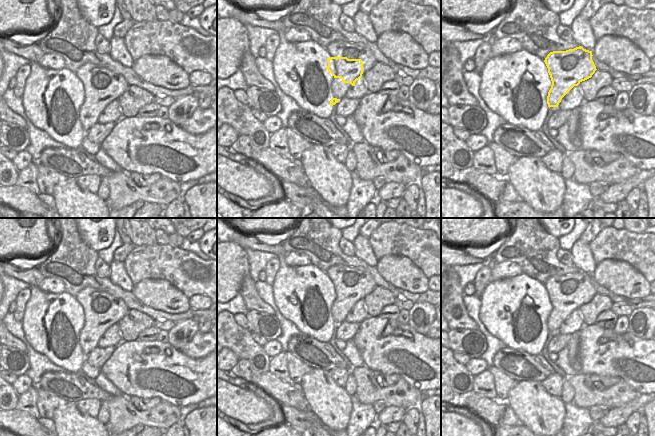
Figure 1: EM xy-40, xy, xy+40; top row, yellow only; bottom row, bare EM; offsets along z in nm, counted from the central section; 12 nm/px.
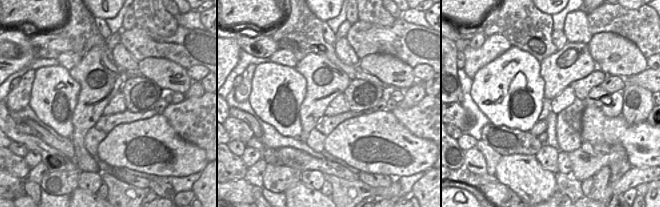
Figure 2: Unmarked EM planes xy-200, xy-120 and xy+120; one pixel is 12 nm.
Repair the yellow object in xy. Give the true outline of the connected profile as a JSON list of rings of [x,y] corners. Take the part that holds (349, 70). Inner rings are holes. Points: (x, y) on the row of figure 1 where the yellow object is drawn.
[[[347,57],[327,58],[328,70],[325,74],[308,74],[314,101],[310,107],[310,117],[321,123],[326,111],[339,102],[343,95],[362,77],[361,59]]]

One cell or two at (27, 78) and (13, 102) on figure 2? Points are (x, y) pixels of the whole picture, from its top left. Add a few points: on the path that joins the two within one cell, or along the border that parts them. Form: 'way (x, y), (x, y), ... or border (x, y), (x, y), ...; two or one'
way (25, 84), (19, 96); one

